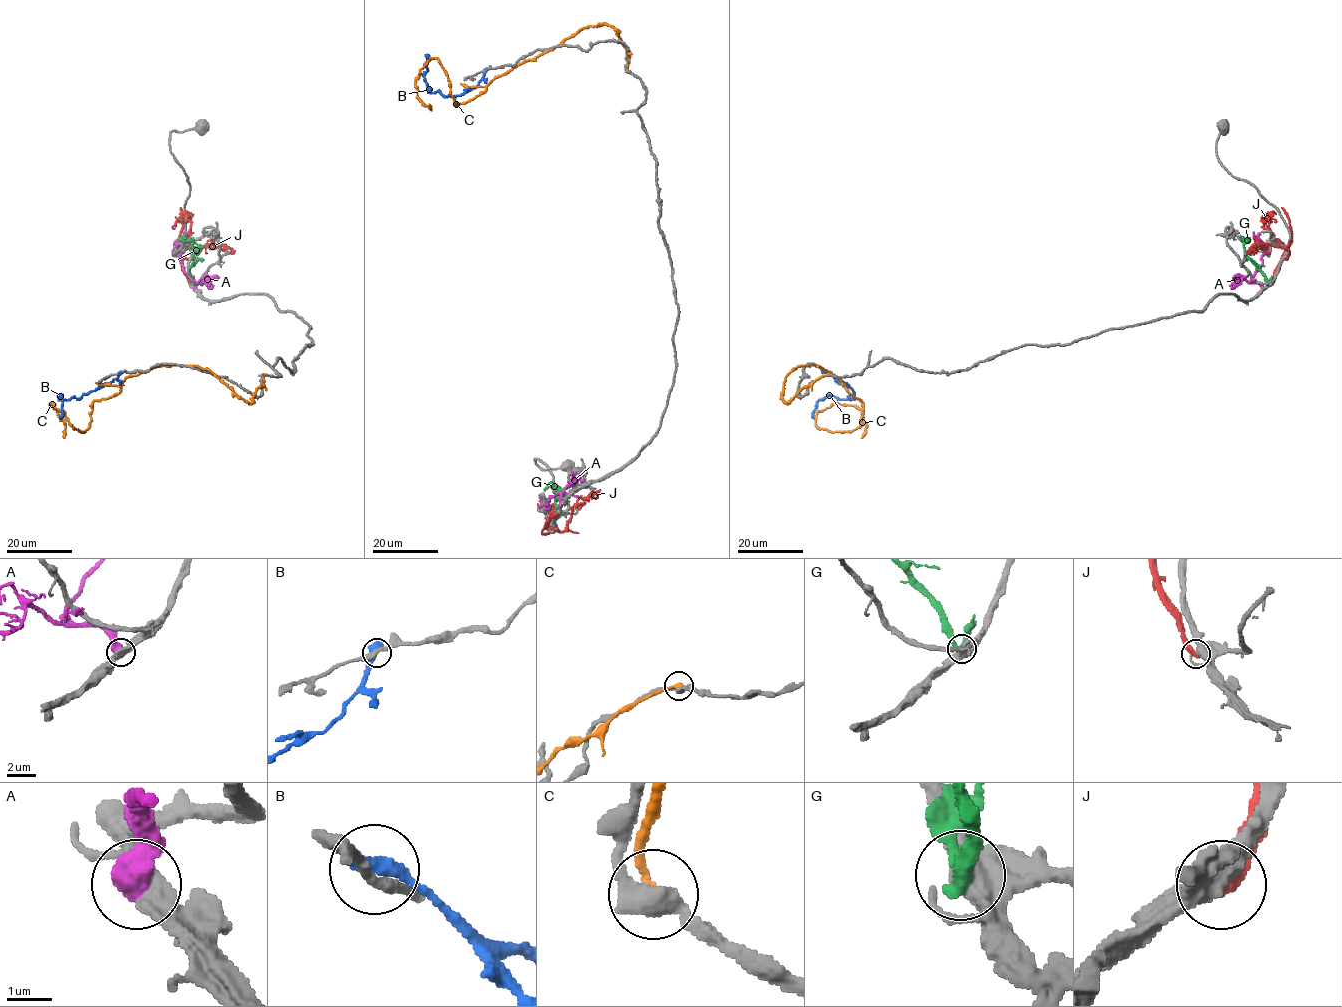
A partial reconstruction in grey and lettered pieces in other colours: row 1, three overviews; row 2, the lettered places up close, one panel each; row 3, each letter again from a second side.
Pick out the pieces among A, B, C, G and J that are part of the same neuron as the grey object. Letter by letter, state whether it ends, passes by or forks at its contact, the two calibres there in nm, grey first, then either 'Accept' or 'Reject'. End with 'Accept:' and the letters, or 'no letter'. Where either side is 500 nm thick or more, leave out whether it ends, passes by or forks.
A: Thickness 380 nm (grey) against 600 nm. Reject
B: Thickness 280 nm (grey) against 550 nm. Reject
C: It ends there. Thickness 400 nm (grey) against 280 nm. Reject
G: Thickness 800 nm (grey) against 320 nm. Reject
J: Thickness 500 nm (grey) against 400 nm. Reject
Accept: no letter

